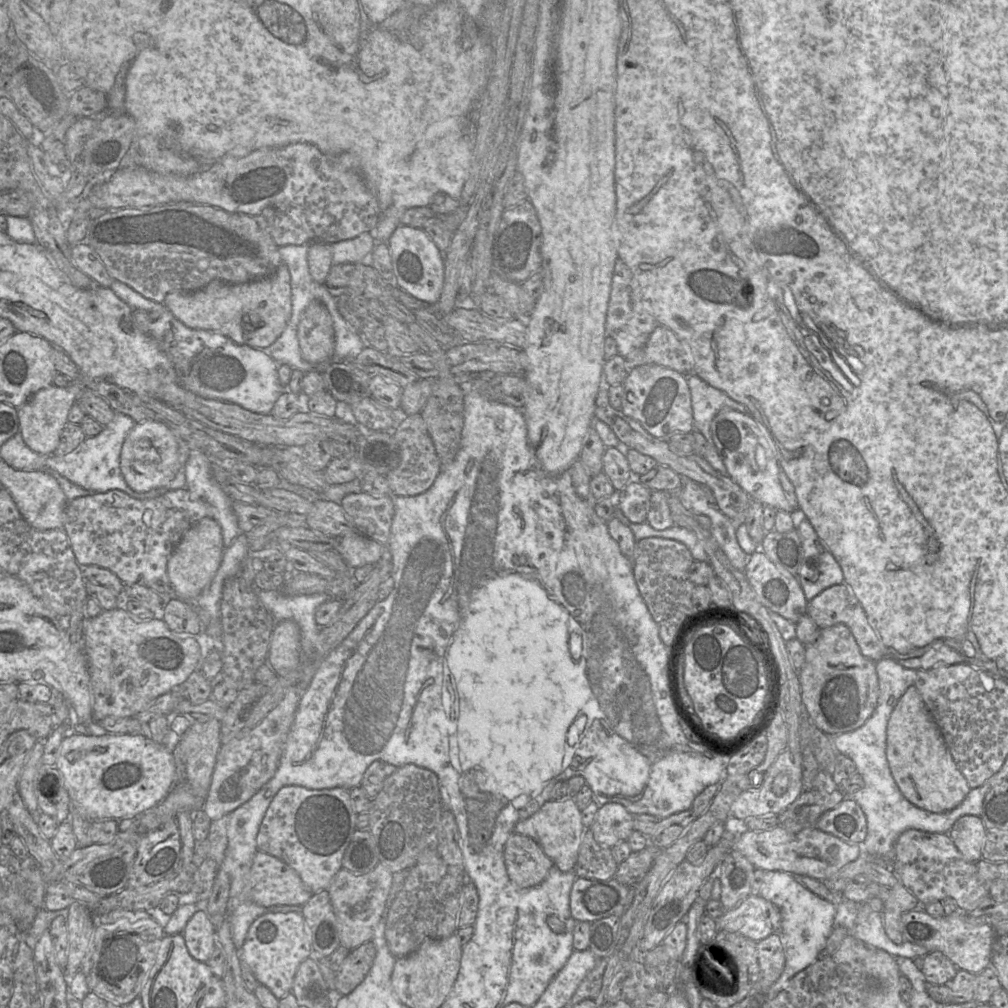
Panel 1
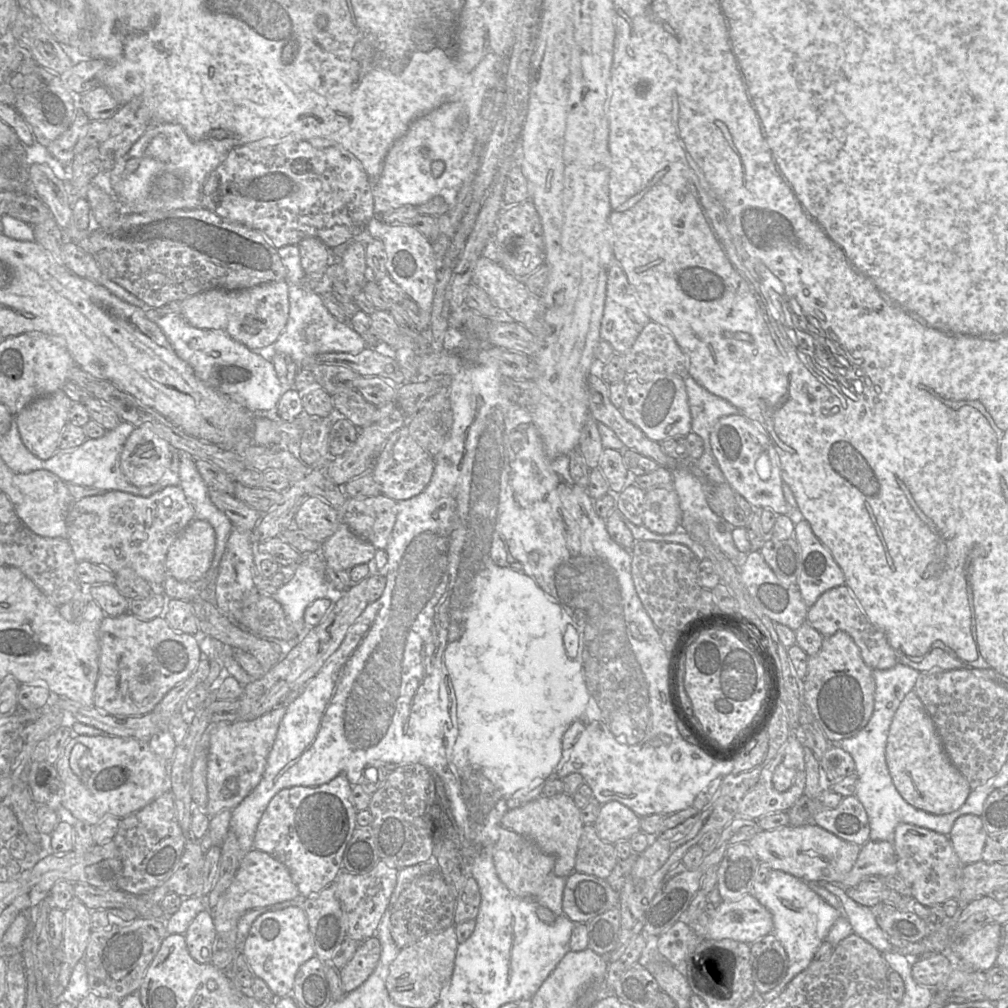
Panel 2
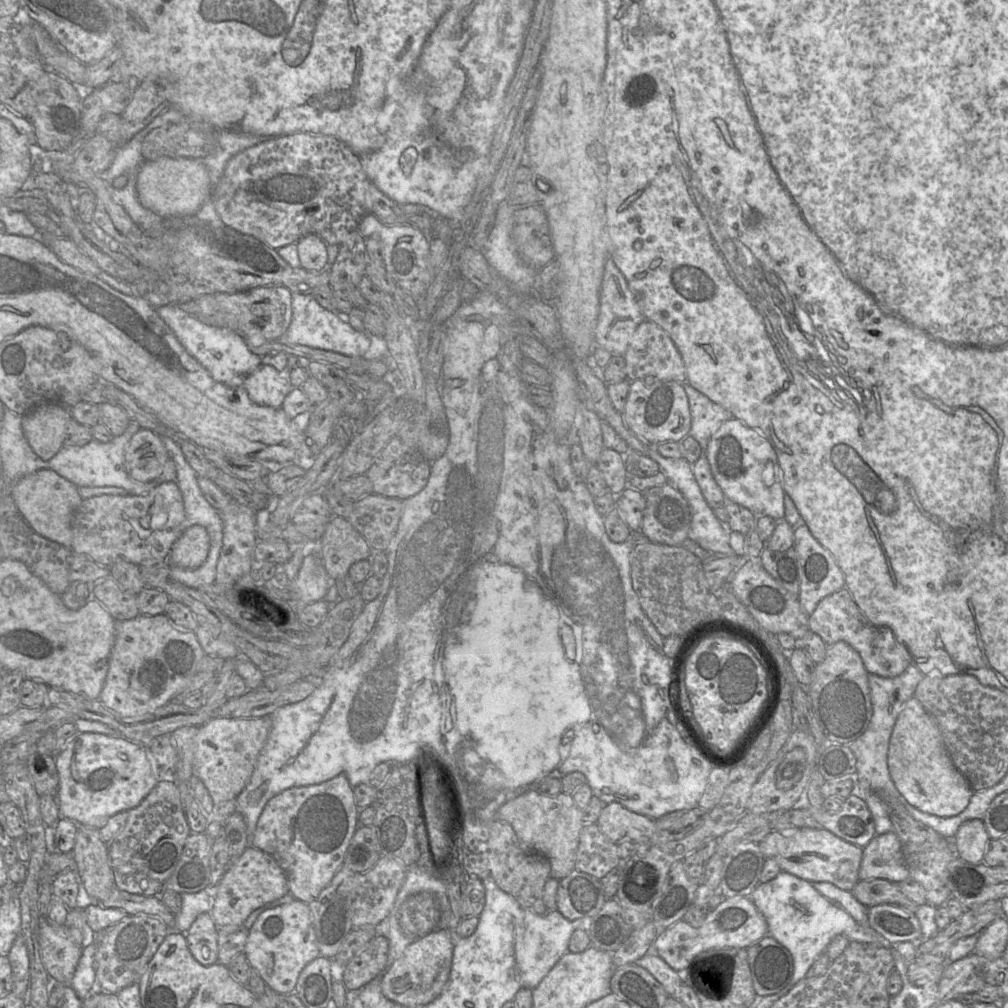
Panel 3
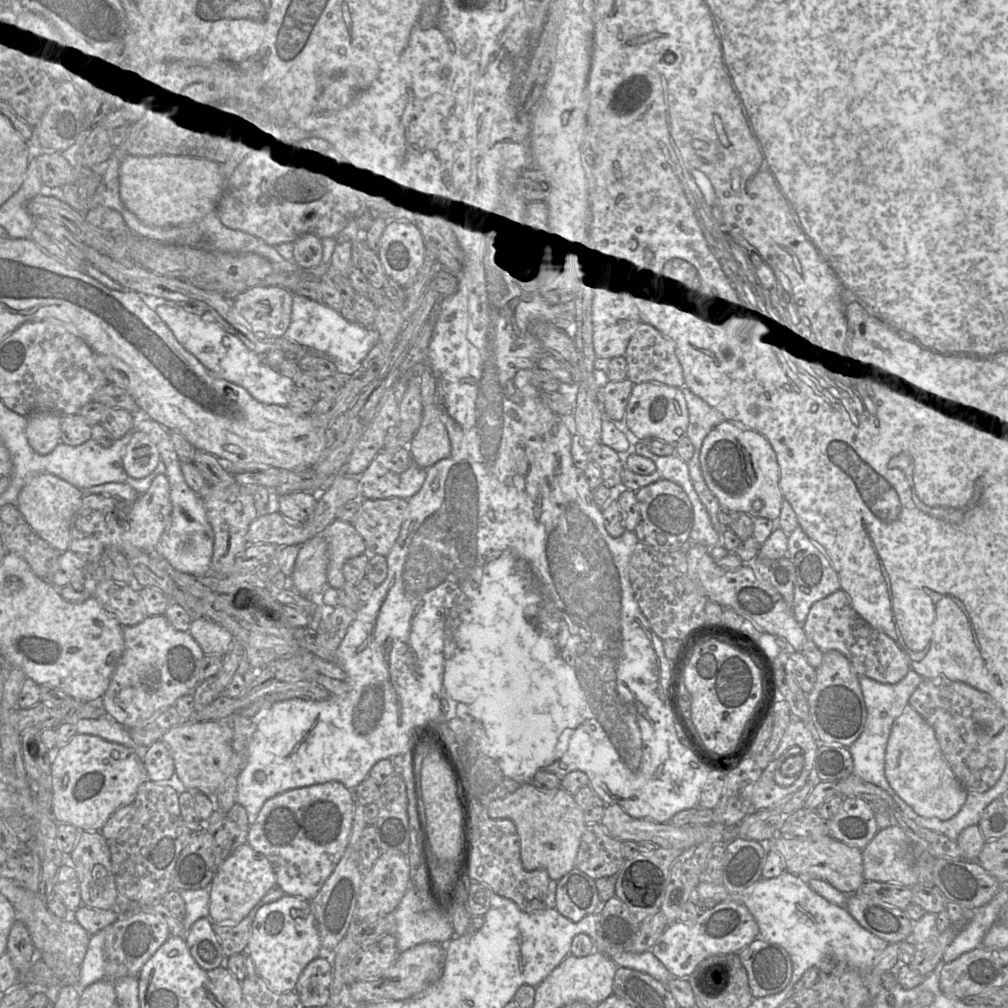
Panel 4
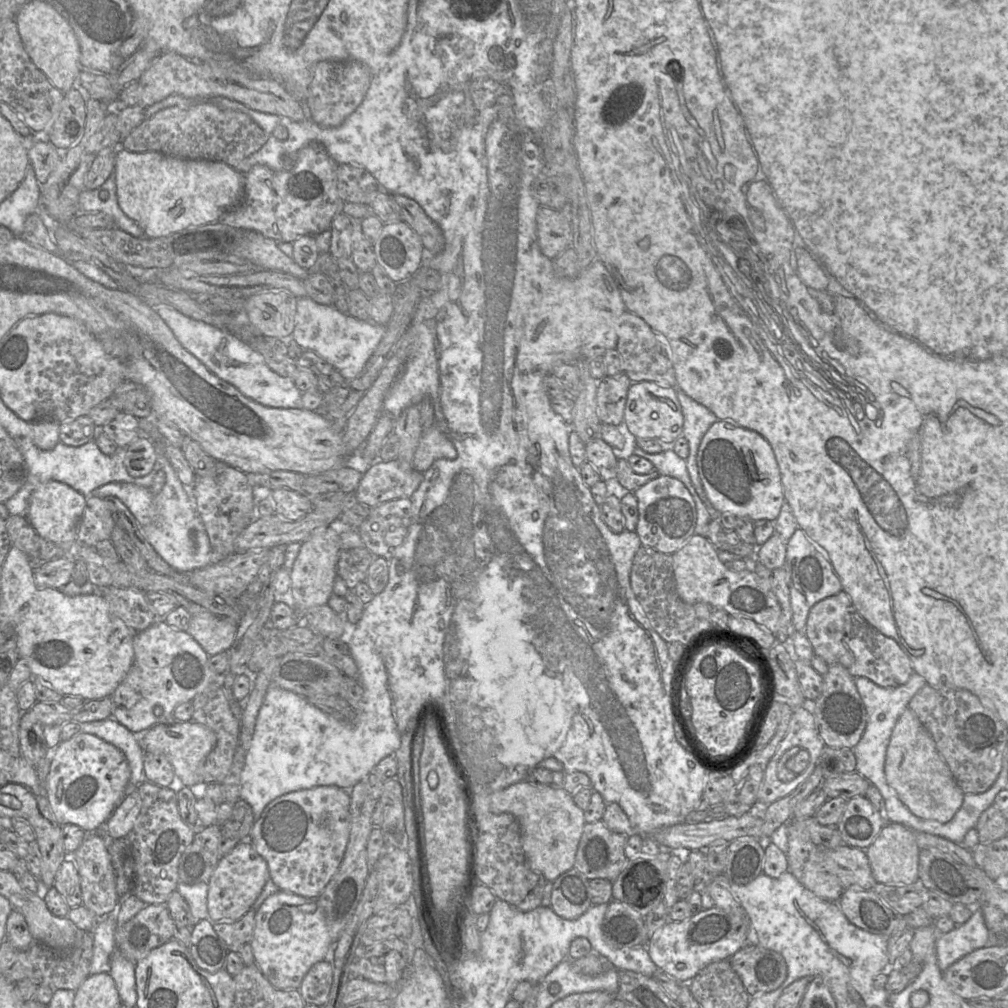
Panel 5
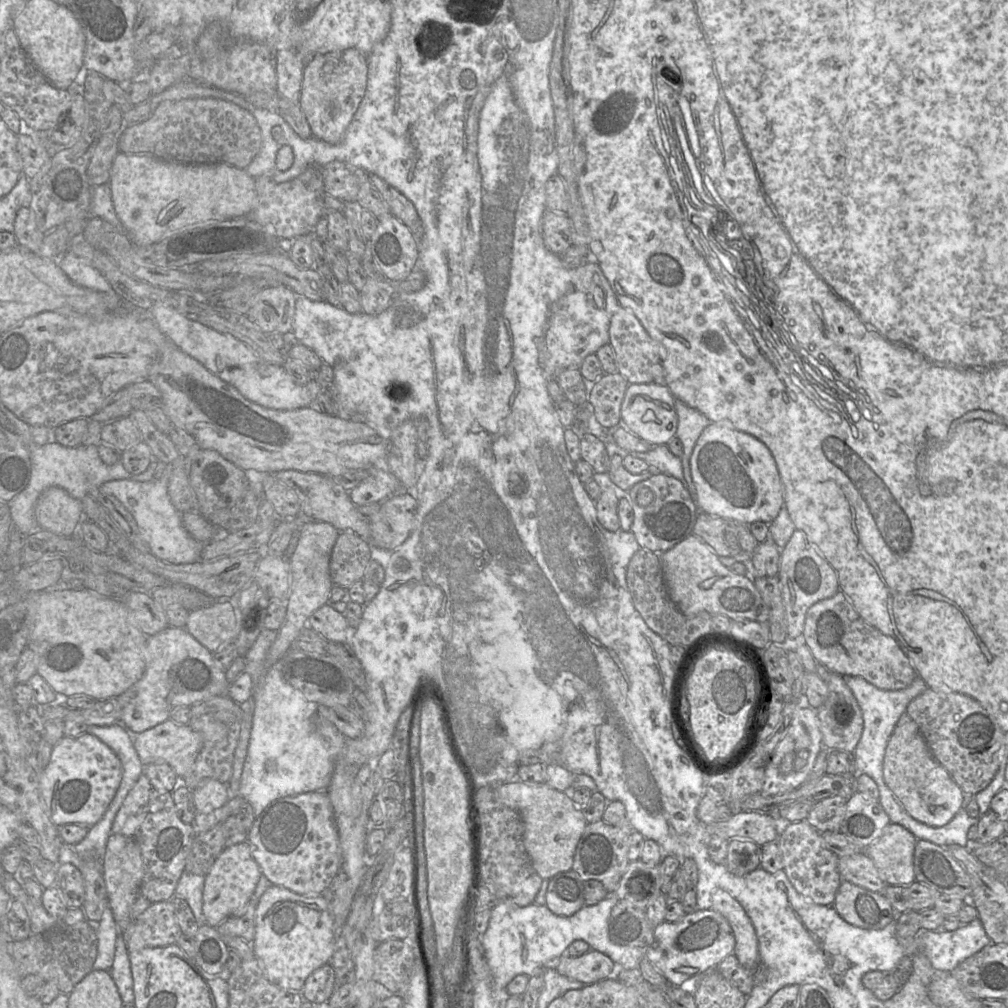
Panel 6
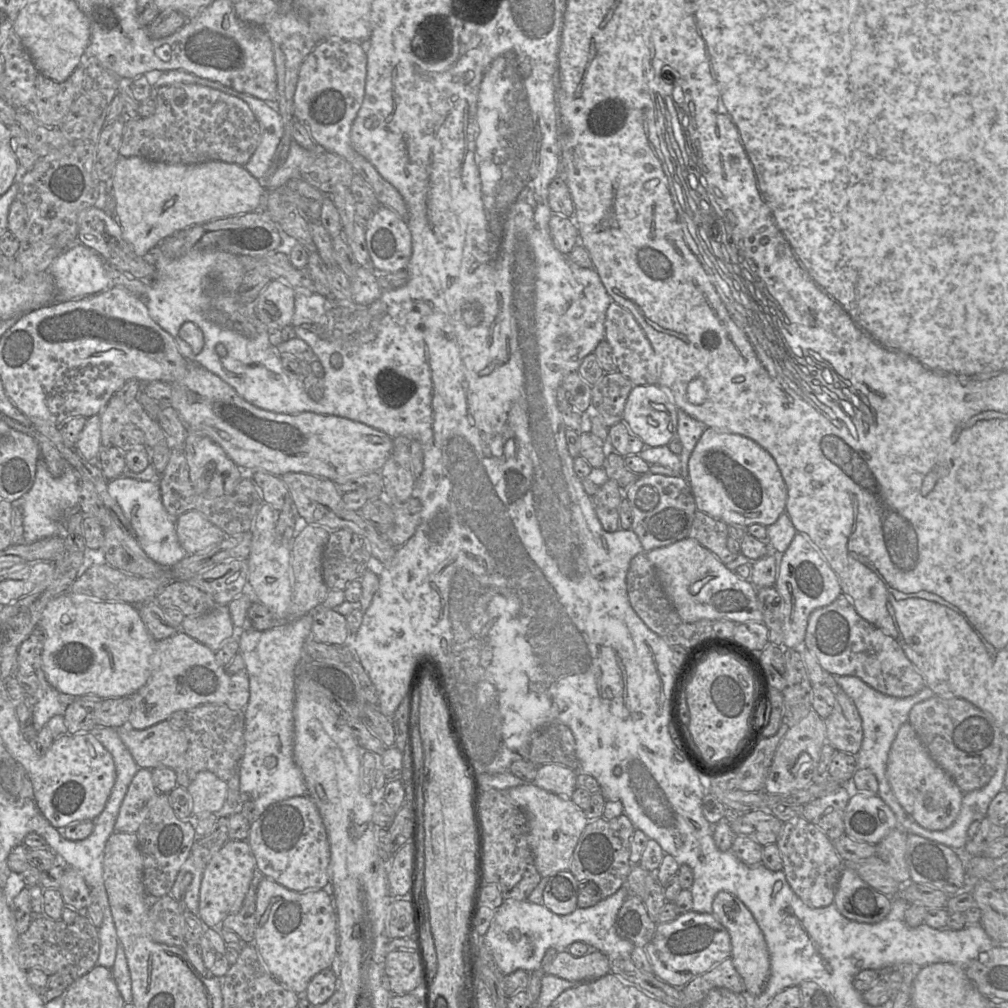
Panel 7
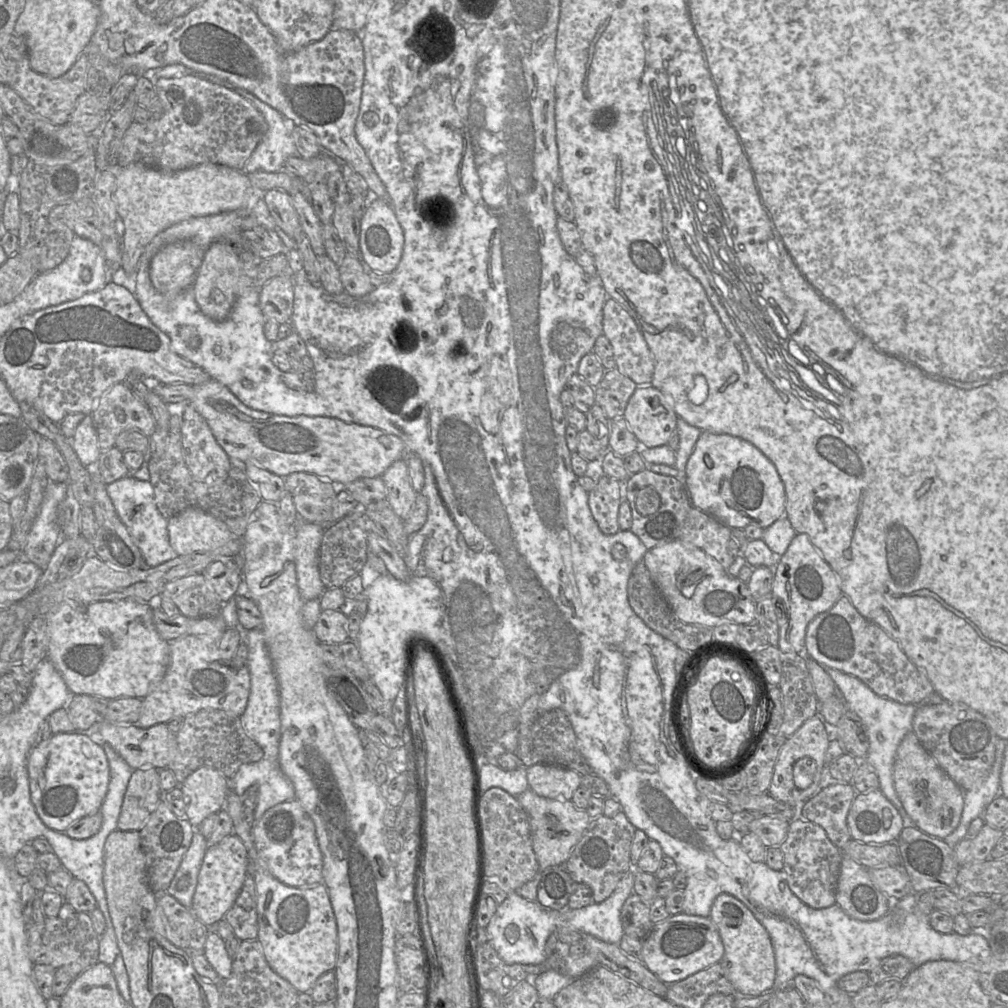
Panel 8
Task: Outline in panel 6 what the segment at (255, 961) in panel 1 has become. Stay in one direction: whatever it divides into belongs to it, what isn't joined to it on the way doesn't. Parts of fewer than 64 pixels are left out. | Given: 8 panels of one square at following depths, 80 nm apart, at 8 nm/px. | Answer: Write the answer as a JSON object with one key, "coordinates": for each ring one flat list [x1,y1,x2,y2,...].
{"coordinates":[[271,885,257,904,252,949,267,979,281,989,301,992,307,978,321,966,330,963,335,951,336,937,337,927,323,895,303,896,282,886]]}

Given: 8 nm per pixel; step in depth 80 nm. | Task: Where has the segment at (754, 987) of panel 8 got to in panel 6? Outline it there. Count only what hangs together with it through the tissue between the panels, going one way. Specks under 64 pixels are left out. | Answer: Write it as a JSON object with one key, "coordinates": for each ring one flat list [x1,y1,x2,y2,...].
{"coordinates":[[723,889,712,894,712,909,722,914,729,922,734,937,734,955,747,968,760,963,759,943,753,923,742,905]]}

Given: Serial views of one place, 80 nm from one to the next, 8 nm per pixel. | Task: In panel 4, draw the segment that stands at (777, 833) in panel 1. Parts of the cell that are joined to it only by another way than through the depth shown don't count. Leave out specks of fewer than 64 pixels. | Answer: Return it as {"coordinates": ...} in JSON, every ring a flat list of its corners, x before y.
{"coordinates":[[780,832,766,842,768,849,776,850,785,862,785,870,803,878,818,878,830,883,837,890,851,895,865,882,862,849,850,847,830,835,818,839,783,837]]}

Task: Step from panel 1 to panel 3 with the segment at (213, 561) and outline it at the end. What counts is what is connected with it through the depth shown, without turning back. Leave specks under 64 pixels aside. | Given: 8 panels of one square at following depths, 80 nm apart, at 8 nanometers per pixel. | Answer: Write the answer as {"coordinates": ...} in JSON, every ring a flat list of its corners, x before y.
{"coordinates":[[201,525,187,528,173,543,168,562,181,568,196,569,207,559,210,538]]}

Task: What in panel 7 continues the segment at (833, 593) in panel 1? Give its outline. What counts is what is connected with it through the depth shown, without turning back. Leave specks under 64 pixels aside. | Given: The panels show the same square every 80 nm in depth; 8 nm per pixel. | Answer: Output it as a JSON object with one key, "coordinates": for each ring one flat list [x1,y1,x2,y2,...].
{"coordinates":[[843,593,831,604,817,608,810,614,804,643,823,670,834,676,856,676,886,695,909,697,925,686,921,673,897,641,860,616]]}

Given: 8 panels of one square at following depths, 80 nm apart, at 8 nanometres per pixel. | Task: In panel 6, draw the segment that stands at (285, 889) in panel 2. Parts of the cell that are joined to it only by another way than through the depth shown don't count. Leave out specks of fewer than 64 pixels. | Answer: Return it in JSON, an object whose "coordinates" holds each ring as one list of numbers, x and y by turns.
{"coordinates":[[247,841,226,847,205,876,203,890,205,923,216,928,229,918,243,916,261,875,262,871,253,858,250,844]]}

